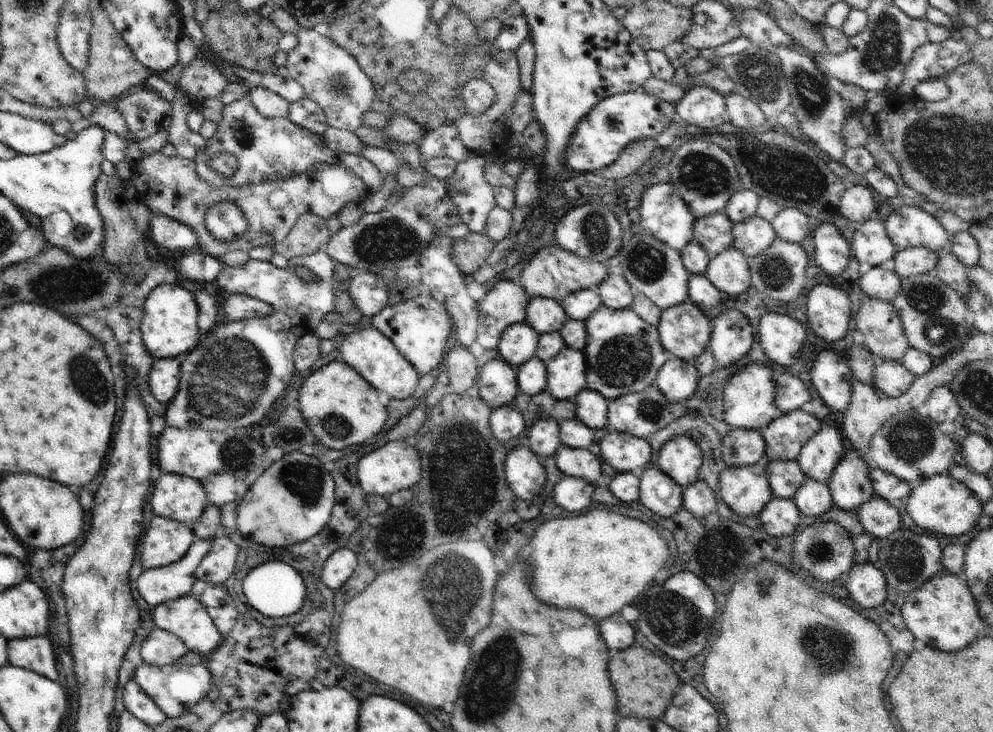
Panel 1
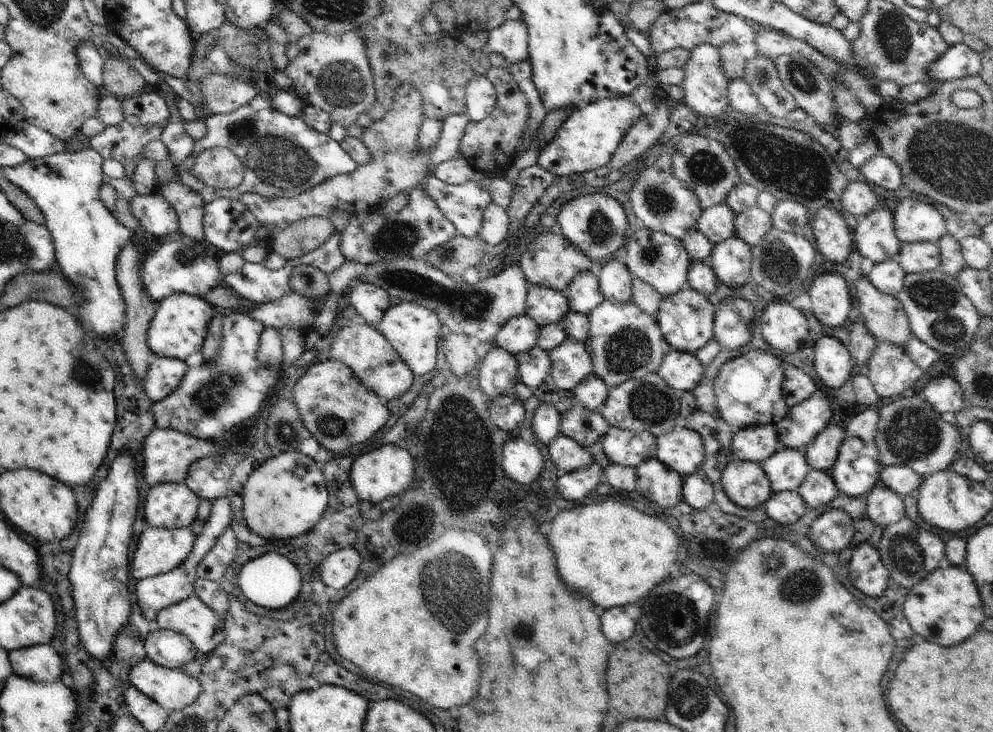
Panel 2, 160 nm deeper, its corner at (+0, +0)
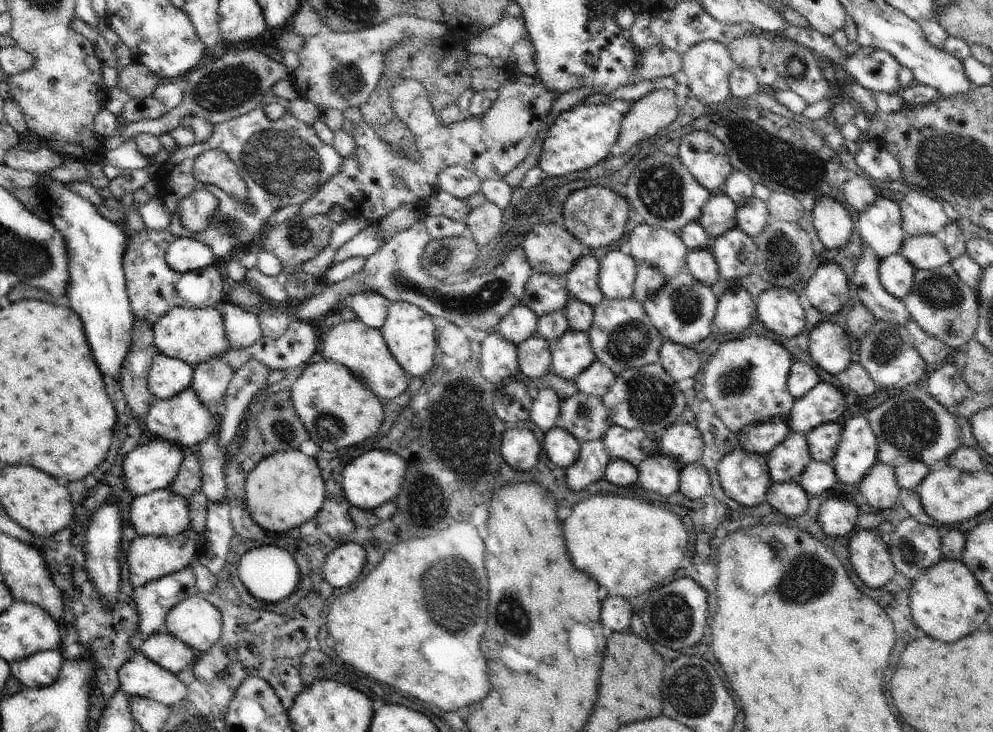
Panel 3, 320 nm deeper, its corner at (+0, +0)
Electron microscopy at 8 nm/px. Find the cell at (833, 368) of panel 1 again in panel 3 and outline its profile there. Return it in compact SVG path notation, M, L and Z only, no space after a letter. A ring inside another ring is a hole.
M822 321L809 336L809 353L818 366L830 374L843 372L851 361L850 338L837 323Z

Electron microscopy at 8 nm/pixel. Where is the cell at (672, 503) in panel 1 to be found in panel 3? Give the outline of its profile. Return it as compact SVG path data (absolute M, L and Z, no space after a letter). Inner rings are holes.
M656 453L644 459L638 466L637 484L662 496L670 496L679 490L680 465L672 457Z

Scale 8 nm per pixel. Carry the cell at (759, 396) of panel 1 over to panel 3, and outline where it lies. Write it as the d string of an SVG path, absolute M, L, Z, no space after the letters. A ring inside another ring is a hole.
M750 335L724 341L705 366L700 379L703 386L700 397L710 402L714 414L735 434L748 425L776 417L786 421L795 403L787 389L793 363L790 352L782 343L764 336Z

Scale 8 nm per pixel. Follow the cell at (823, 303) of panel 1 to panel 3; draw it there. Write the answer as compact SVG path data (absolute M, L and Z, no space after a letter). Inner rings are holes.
M834 262L822 263L803 288L806 298L813 307L828 315L836 314L846 305L851 290L841 266Z

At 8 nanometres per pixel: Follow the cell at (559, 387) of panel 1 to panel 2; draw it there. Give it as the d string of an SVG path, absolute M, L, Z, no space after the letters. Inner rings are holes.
M566 340L549 352L551 358L550 380L563 391L573 391L576 385L588 375L592 375L592 355L586 342Z

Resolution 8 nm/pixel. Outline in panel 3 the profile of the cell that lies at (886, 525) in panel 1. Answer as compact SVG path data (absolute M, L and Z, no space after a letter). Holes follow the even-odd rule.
M876 463L871 471L861 480L860 492L873 510L883 511L897 503L901 488L897 483L893 466Z

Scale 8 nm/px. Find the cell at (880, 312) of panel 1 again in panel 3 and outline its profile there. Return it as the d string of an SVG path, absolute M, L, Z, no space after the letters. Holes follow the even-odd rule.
M863 243L862 250L862 256L858 259L854 278L852 278L853 286L856 286L854 292L872 311L876 320L894 321L906 326L910 315L904 302L897 296L892 296L880 282L879 264L881 260L877 252L866 243Z

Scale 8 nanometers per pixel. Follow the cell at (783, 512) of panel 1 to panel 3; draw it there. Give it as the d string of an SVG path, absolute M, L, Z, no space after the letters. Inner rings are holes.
M798 480L773 482L768 488L765 500L784 514L789 522L806 512L809 496Z

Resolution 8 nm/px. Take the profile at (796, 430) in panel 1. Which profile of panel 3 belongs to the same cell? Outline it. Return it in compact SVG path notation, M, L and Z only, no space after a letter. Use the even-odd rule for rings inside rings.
M820 381L810 392L795 400L787 423L792 431L808 434L825 422L842 421L847 416L845 392L830 382Z

